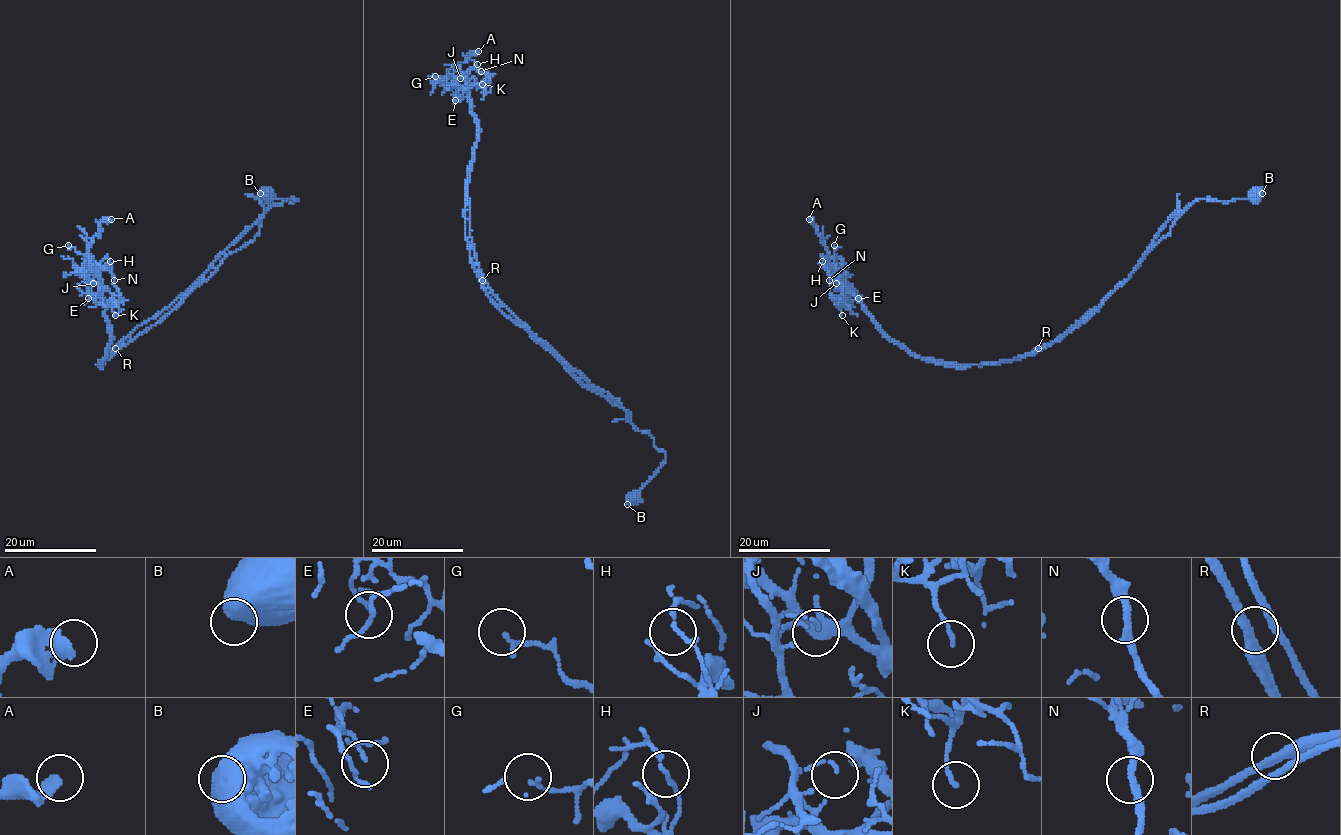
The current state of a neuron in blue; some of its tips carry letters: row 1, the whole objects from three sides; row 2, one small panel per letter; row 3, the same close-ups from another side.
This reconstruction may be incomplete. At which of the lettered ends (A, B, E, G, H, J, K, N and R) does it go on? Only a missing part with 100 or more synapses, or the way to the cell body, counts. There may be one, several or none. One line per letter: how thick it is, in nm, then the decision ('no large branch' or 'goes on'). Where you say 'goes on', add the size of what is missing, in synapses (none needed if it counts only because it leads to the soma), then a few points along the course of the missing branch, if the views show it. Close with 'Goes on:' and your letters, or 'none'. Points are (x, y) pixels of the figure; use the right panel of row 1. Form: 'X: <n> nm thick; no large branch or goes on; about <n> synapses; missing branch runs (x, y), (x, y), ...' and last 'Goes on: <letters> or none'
A: 280 nm thick; no large branch
B: 900 nm thick; no large branch
E: 110 nm thick; no large branch
G: 150 nm thick; no large branch
H: 100 nm thick; no large branch
J: 90 nm thick; no large branch
K: 120 nm thick; no large branch
N: 240 nm thick; no large branch
R: 320 nm thick; no large branch
Goes on: none

